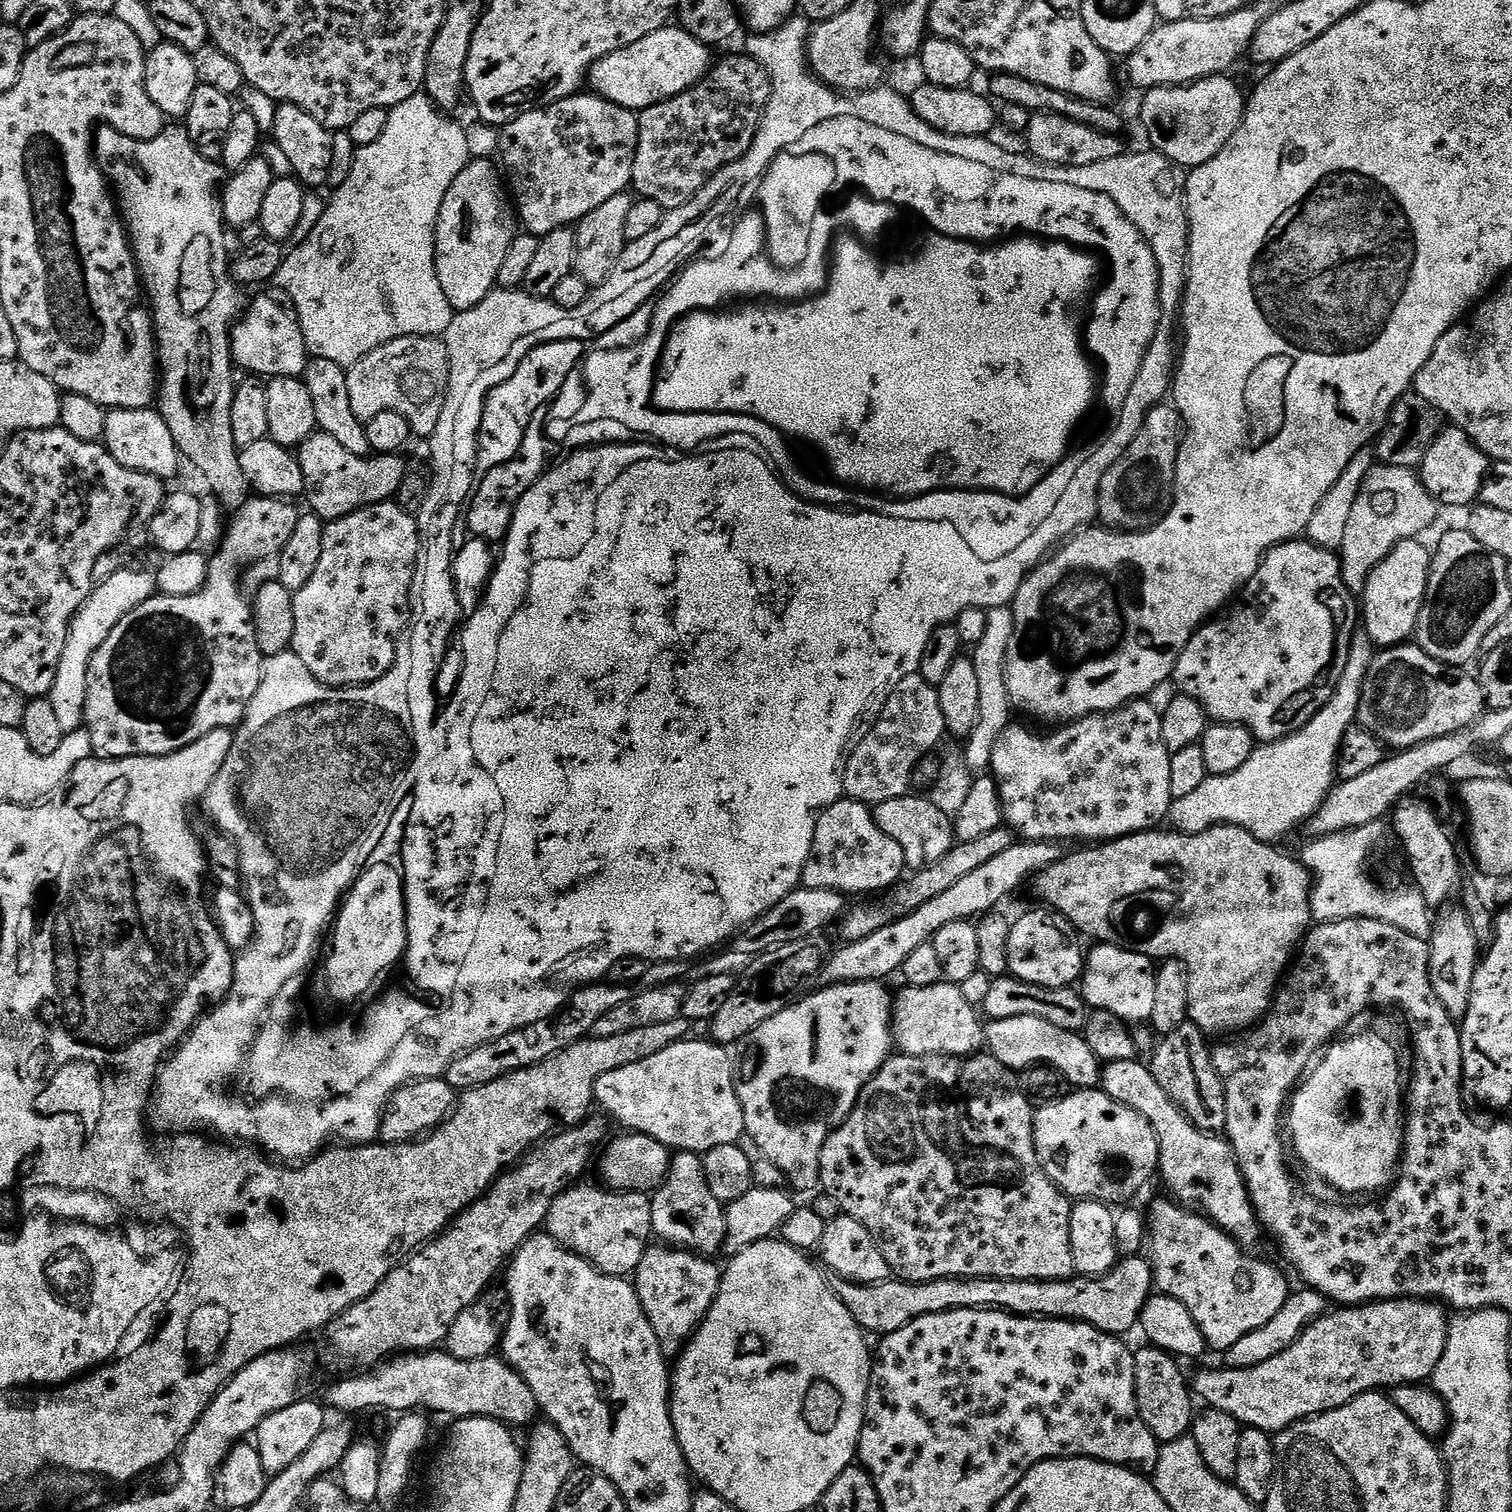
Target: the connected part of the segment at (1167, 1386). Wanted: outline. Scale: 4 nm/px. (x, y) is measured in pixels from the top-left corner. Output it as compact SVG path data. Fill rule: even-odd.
M1143 1346L1134 1352L1134 1382L1136 1383L1136 1401L1142 1422L1154 1434L1156 1441L1163 1445L1189 1435L1192 1431L1194 1411L1192 1400L1194 1393L1189 1381L1184 1381L1181 1361L1160 1348Z

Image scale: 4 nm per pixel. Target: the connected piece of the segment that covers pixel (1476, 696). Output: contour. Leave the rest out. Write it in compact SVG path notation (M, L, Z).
M1415 642L1395 644L1375 653L1362 682L1356 724L1364 728L1388 750L1413 748L1434 738L1450 736L1471 727L1486 711L1484 691L1475 675L1467 676L1460 666L1449 666L1430 658Z

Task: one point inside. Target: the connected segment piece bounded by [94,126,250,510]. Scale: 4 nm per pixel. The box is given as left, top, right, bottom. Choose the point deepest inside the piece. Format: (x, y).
(170, 198)

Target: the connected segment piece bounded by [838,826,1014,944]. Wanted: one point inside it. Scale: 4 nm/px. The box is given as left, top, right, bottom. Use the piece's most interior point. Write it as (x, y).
(925, 884)

